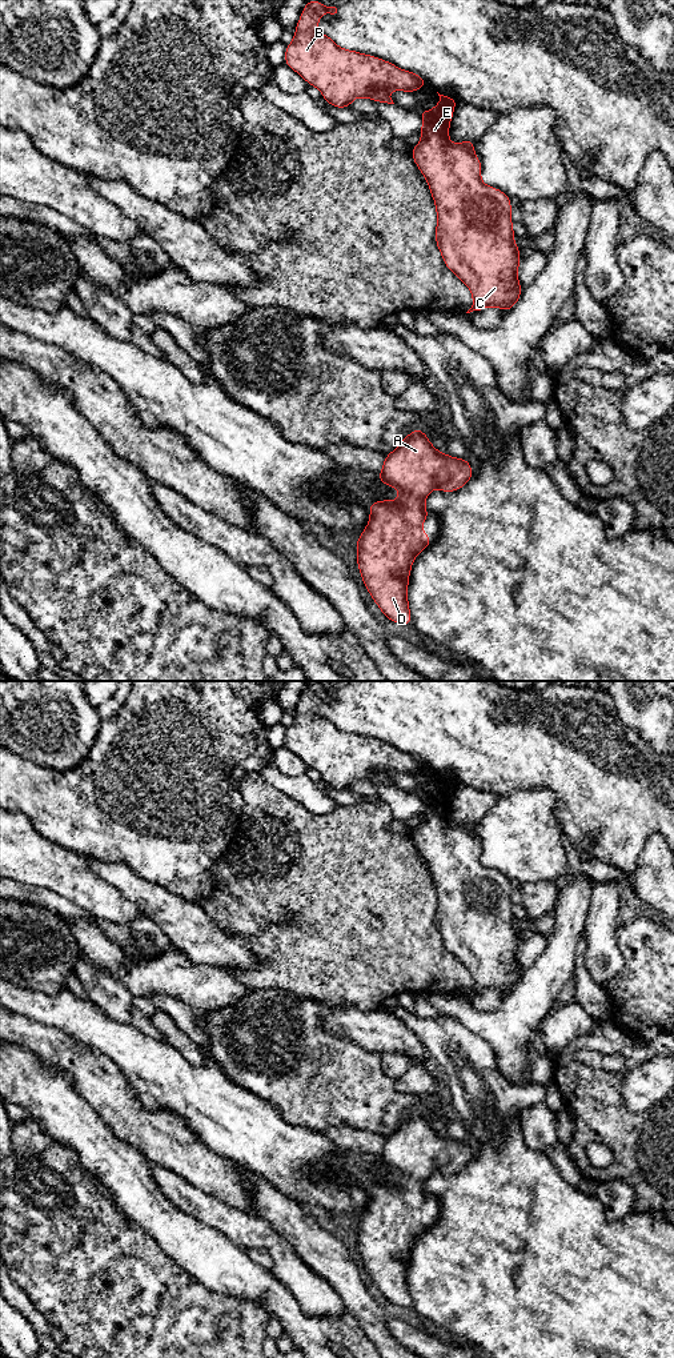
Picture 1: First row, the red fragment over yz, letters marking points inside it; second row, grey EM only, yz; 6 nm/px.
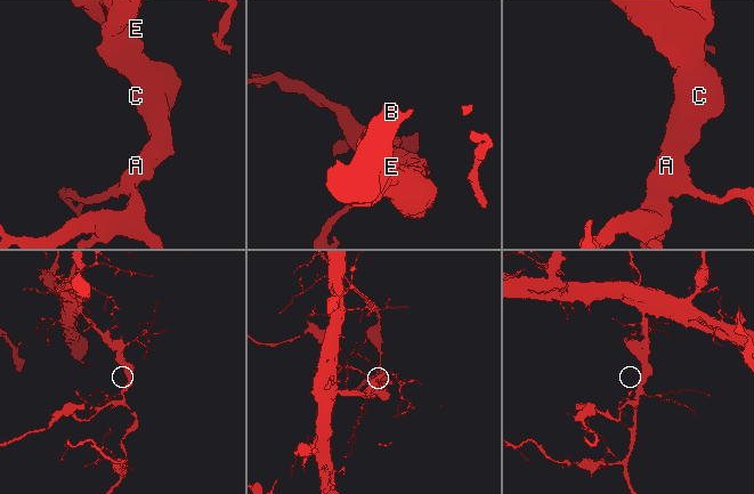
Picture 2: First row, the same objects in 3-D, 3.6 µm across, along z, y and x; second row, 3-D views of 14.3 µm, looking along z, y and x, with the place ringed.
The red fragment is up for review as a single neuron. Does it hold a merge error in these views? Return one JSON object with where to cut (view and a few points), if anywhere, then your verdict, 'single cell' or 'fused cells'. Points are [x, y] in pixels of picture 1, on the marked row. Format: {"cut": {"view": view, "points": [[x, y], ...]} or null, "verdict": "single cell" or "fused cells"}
{"cut": null, "verdict": "single cell"}

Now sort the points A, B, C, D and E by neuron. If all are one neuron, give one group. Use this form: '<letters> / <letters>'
A B C D E

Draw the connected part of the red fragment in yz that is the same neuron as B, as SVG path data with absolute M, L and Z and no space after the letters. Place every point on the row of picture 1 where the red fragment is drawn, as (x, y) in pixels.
M317 0L308 1L297 23L294 39L285 48L285 64L321 91L337 108L350 108L356 97L394 104L389 89L416 92L428 83L417 73L356 51L340 48L317 31L321 15L337 13Z

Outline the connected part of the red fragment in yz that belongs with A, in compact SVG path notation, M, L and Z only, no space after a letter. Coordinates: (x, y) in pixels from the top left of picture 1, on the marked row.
M421 429L409 433L392 453L385 456L384 466L377 476L382 484L397 488L397 501L381 500L369 504L370 521L357 538L357 565L372 598L386 618L396 624L410 625L412 613L408 604L408 584L412 564L432 538L420 528L430 514L425 509L428 494L440 488L449 493L461 489L474 476L466 458L441 454Z

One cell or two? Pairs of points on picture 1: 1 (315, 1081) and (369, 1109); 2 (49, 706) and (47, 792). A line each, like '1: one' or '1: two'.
1: one
2: two

